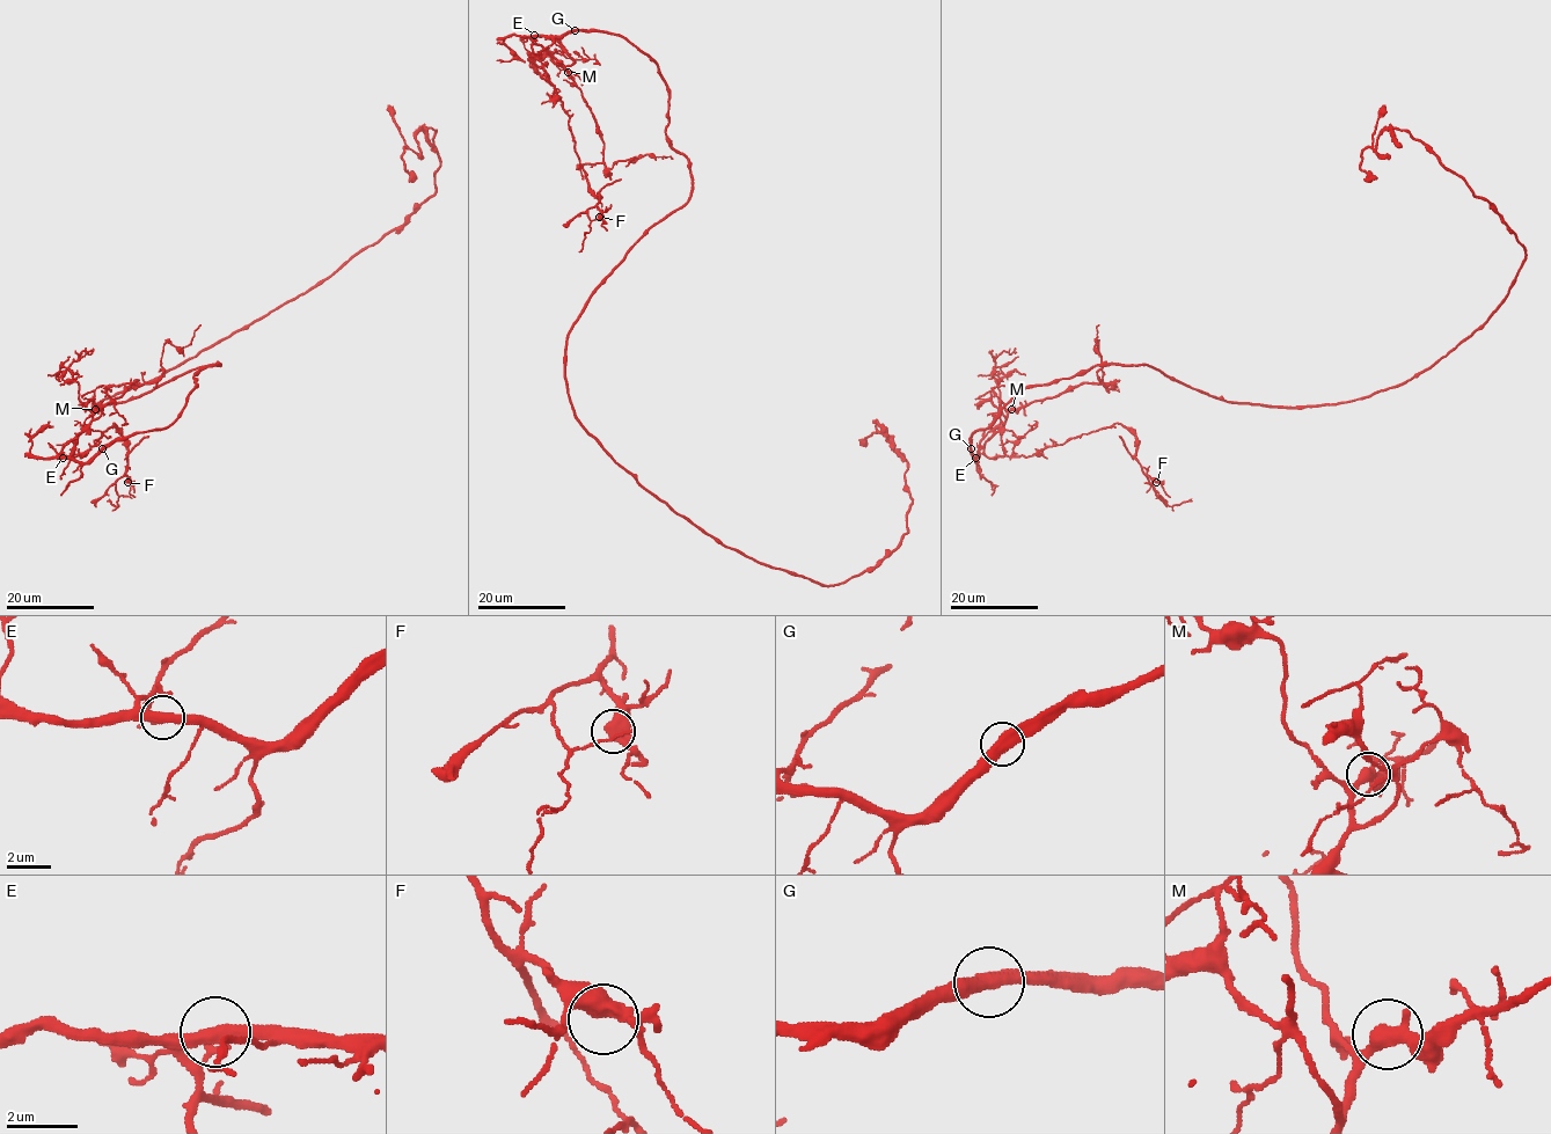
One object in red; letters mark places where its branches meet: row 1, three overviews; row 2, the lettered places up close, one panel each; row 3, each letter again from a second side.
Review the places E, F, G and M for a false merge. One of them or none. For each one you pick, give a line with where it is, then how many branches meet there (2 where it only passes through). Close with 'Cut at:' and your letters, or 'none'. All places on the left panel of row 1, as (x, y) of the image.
Cut at: none

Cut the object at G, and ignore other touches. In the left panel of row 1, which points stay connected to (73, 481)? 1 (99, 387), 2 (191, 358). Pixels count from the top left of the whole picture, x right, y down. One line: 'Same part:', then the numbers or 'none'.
Same part: 1

